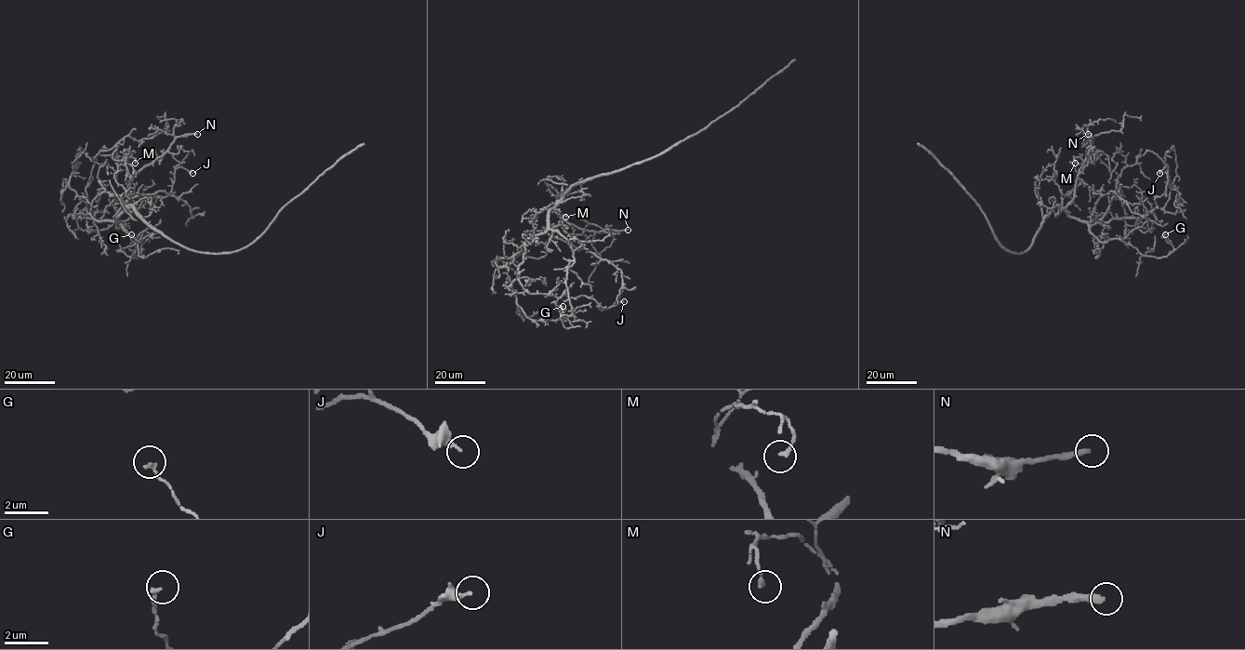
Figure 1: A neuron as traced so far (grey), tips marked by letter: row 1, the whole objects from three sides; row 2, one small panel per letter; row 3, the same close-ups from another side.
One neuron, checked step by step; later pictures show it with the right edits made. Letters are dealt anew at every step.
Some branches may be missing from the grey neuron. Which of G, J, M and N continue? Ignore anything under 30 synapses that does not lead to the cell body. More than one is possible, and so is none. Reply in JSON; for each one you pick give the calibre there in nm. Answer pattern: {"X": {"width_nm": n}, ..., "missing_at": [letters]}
{"N": {"width_nm": 280}, "missing_at": ["N"]}

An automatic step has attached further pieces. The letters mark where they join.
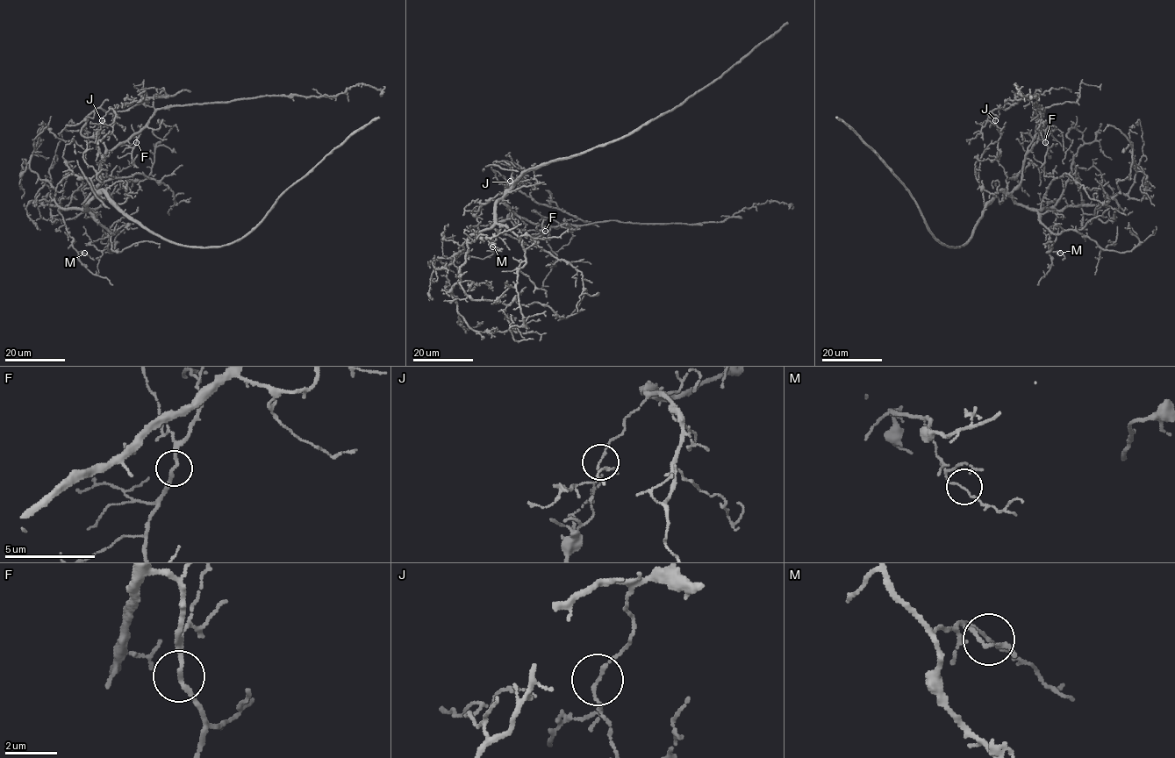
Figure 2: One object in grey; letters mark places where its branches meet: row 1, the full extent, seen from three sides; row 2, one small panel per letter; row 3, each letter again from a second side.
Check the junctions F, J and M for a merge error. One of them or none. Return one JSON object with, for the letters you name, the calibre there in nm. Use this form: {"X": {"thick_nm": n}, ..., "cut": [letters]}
{"J": {"thick_nm": 100}, "cut": ["J"]}

